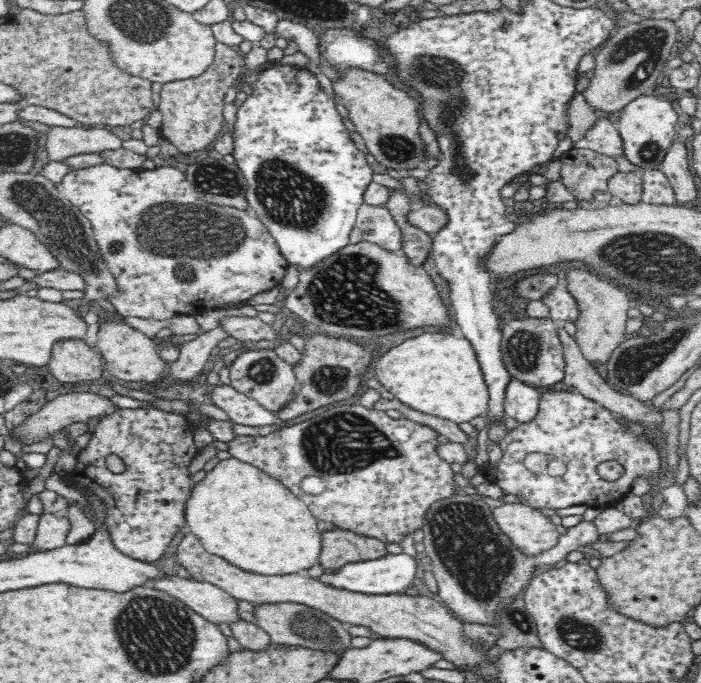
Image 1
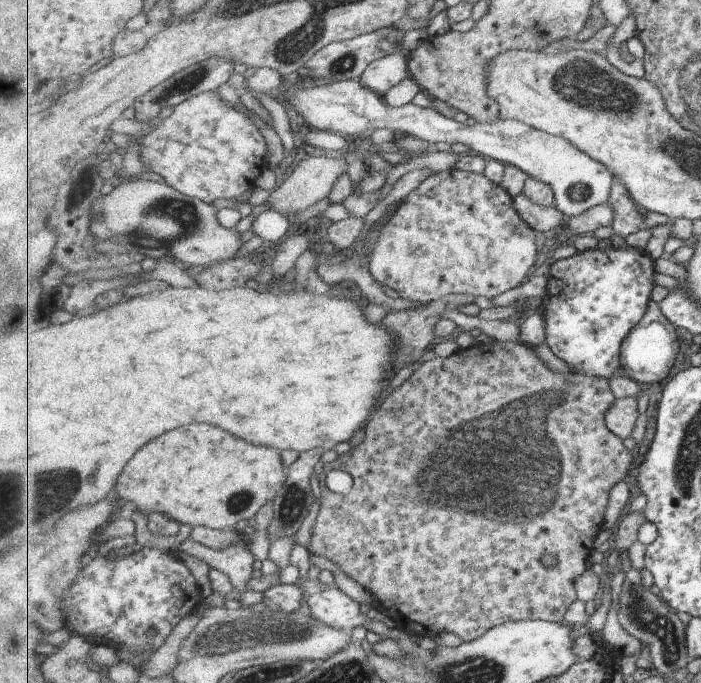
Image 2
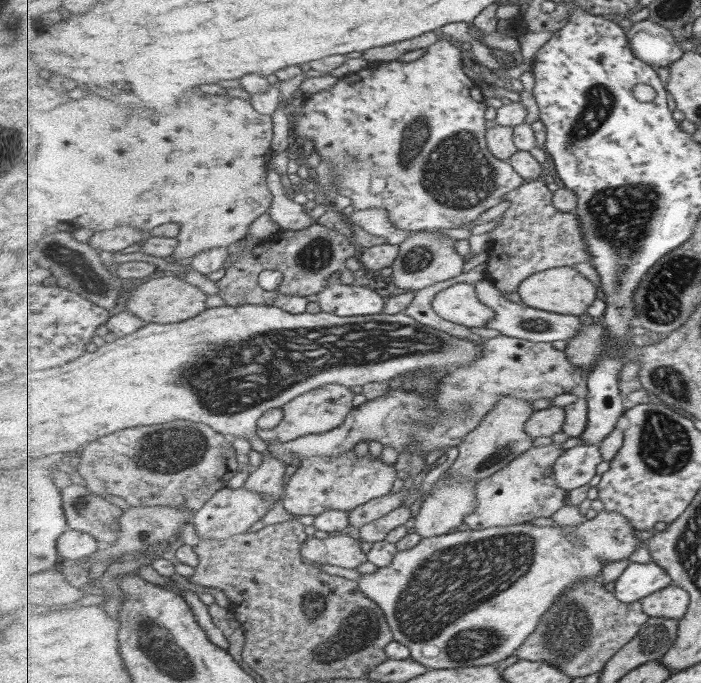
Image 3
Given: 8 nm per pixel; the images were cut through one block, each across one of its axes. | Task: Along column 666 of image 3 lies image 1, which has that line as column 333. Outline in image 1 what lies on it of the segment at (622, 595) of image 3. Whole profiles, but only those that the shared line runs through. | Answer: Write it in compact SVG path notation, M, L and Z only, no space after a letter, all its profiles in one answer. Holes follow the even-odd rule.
M388 553L384 558L379 558L378 560L346 563L335 571L324 571L317 578L317 581L332 588L357 592L362 595L395 595L396 593L402 593L412 583L414 578L418 576L417 569L418 565L416 565L416 558L414 556L405 553Z

